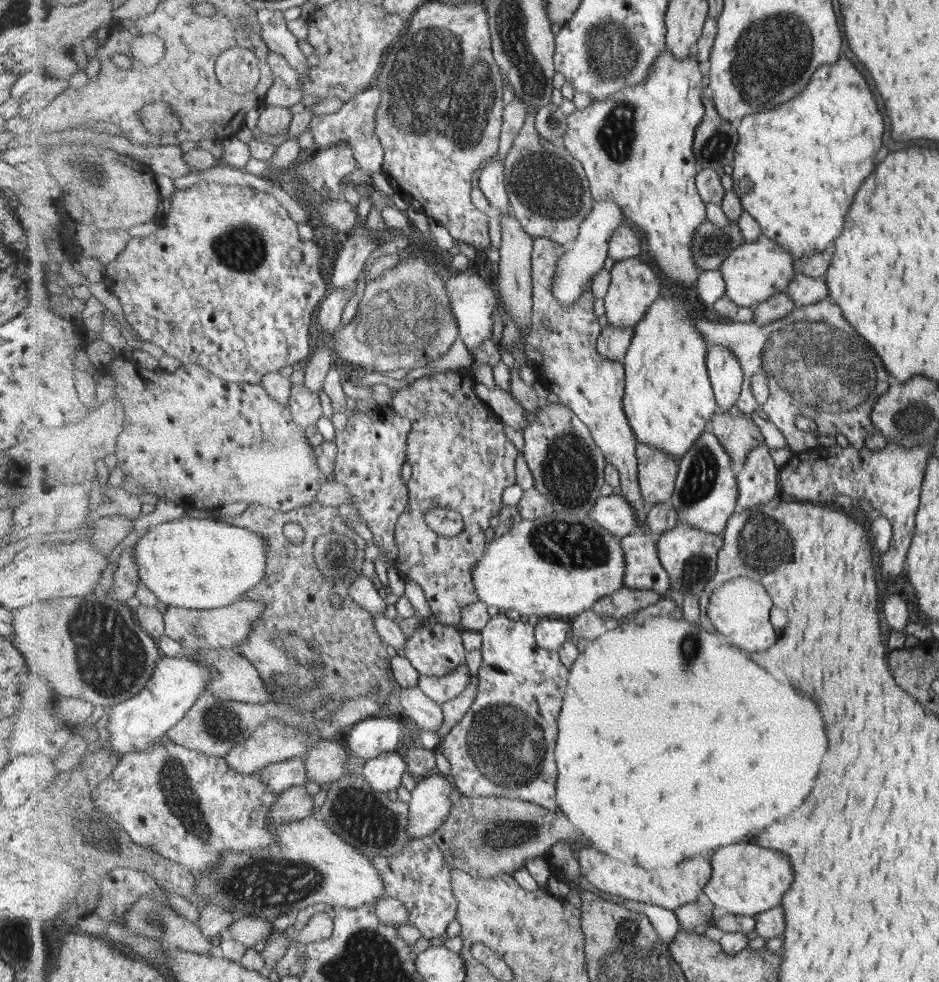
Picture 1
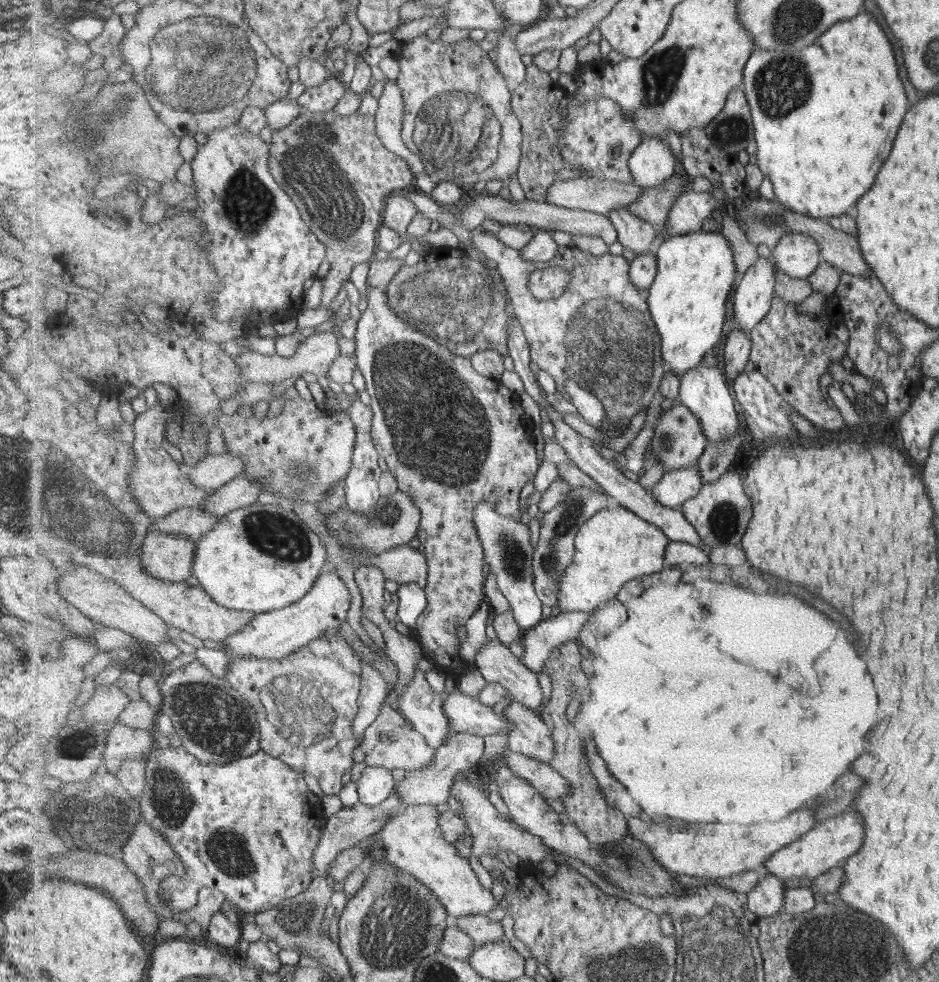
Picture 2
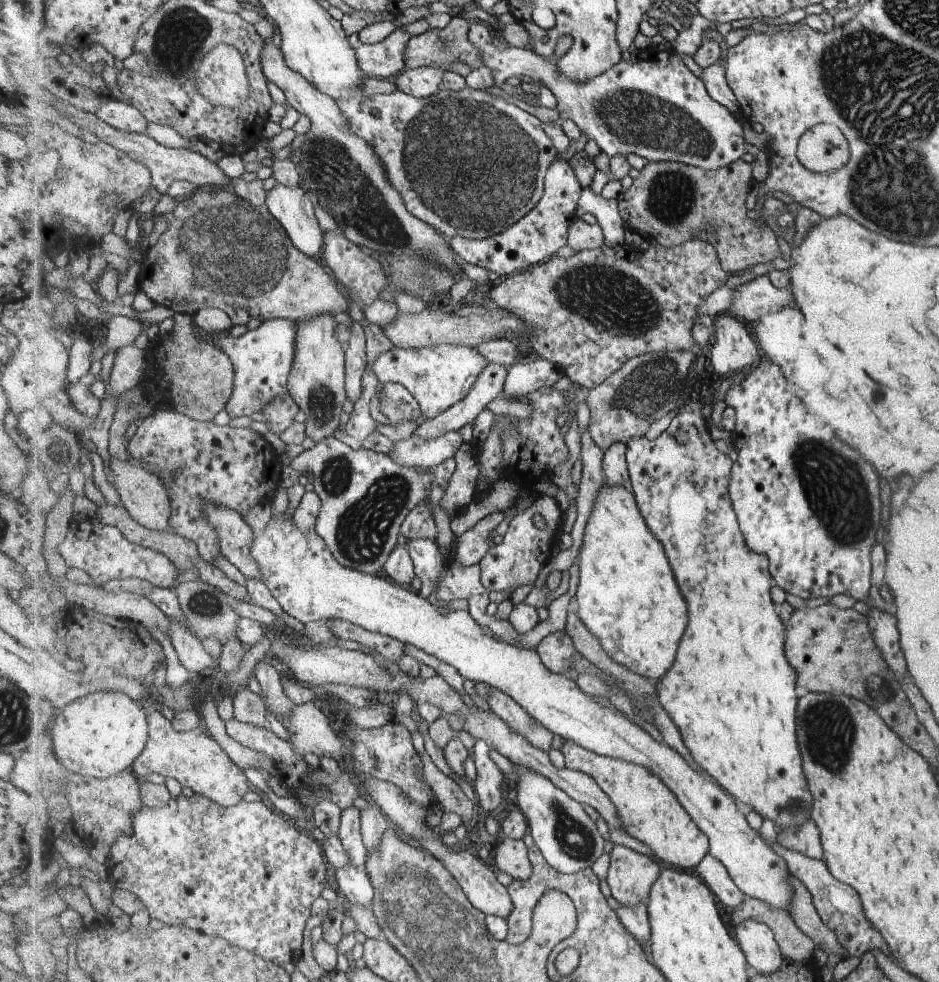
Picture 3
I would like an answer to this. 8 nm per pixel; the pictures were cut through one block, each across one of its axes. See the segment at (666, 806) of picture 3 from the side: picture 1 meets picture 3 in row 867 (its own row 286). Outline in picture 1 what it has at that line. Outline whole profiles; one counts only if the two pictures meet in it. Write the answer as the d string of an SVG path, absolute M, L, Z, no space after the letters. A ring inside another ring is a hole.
M667 48L653 64L650 78L639 87L626 87L612 98L592 101L582 110L575 109L568 116L569 128L563 145L582 162L587 173L593 198L599 203L616 203L629 225L645 232L648 256L659 266L663 278L685 292L697 287L703 269L695 263L693 240L699 226L707 221L707 208L699 194L697 176L700 172L694 152L694 139L699 123L706 111L702 102L703 88L707 86L705 74L699 68L697 50L679 60Z

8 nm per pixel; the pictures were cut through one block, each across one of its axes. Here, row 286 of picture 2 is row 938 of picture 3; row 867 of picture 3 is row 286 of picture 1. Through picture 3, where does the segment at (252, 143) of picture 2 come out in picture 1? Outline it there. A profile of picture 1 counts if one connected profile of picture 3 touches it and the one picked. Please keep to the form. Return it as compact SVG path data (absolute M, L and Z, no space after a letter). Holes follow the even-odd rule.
M203 180L172 194L170 212L166 221L159 224L161 226L157 227L157 232L147 237L132 238L127 248L123 250L121 259L115 259L115 262L110 262L104 268L107 276L113 281L112 292L120 301L126 322L143 341L160 346L166 354L178 359L182 366L201 366L229 382L249 384L259 384L261 380L264 380L265 374L282 372L285 368L302 362L309 354L312 354L311 340L309 340L309 332L313 324L311 320L313 320L313 314L318 312L321 300L325 299L325 292L327 292L327 282L317 264L321 260L323 251L315 244L315 239L307 240L299 234L297 222L291 220L289 212L274 196L251 186L221 186L221 184Z

